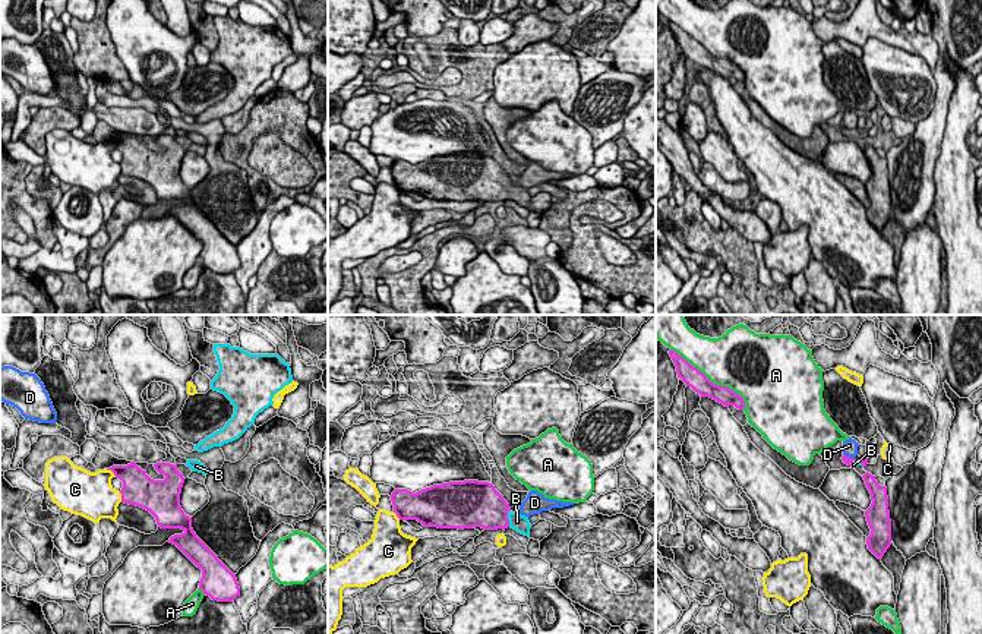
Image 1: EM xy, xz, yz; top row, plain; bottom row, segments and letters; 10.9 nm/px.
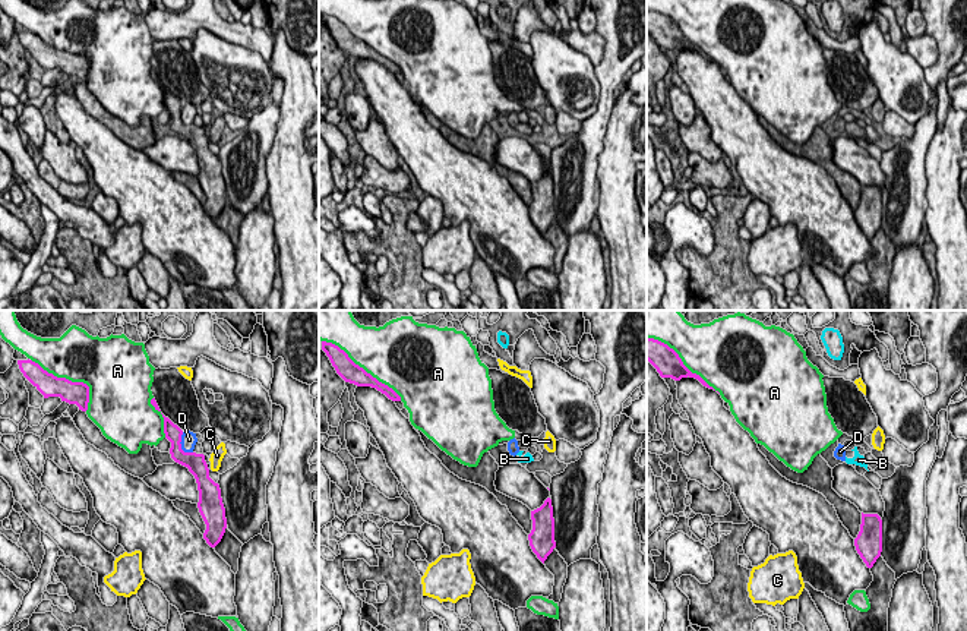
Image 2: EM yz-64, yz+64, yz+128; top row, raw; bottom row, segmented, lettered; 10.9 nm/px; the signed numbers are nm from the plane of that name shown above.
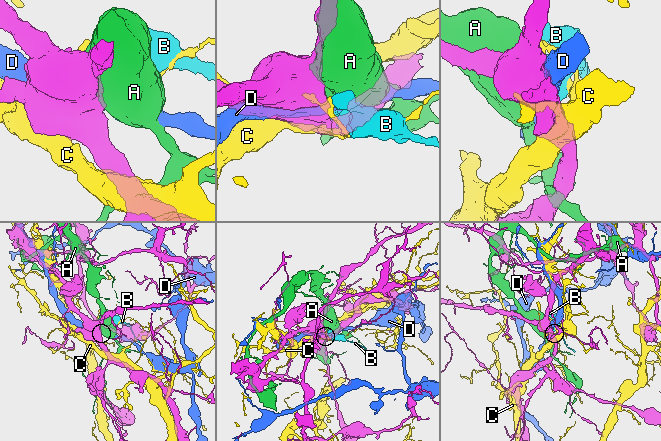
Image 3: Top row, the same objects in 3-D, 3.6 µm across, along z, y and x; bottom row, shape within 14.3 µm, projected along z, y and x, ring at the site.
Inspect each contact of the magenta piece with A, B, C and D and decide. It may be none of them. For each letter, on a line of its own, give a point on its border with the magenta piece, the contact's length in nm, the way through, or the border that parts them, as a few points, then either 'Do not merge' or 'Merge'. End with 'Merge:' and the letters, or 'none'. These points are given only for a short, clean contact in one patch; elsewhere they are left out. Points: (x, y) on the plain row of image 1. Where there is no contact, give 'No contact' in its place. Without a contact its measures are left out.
A: Touches magenta at yz (710, 53). Shared border 1050 nm. Do not merge
B: Touches magenta at xz (507, 191). Shared border 190 nm. Path across: xz (488, 180), (507, 191), (517, 194). Merge
C: Touches magenta at xy (111, 142). Shared border 150 nm. Do not merge
D: Touches magenta at yz (848, 129). Shared border 130 nm. Do not merge
Merge: B

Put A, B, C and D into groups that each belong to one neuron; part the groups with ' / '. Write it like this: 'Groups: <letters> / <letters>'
Groups: A / B / C / D

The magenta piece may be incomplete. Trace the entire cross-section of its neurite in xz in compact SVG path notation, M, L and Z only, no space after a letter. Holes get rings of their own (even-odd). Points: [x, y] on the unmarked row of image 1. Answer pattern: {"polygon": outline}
{"polygon": "M464 152L433 157L416 165L395 161L391 167L400 192L417 192L424 199L484 202L514 201L530 208L528 189L512 184L489 154Z"}

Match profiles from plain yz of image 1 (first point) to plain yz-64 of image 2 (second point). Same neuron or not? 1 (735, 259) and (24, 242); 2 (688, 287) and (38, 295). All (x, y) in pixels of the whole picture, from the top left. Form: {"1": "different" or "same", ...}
{"1": "different", "2": "different"}

